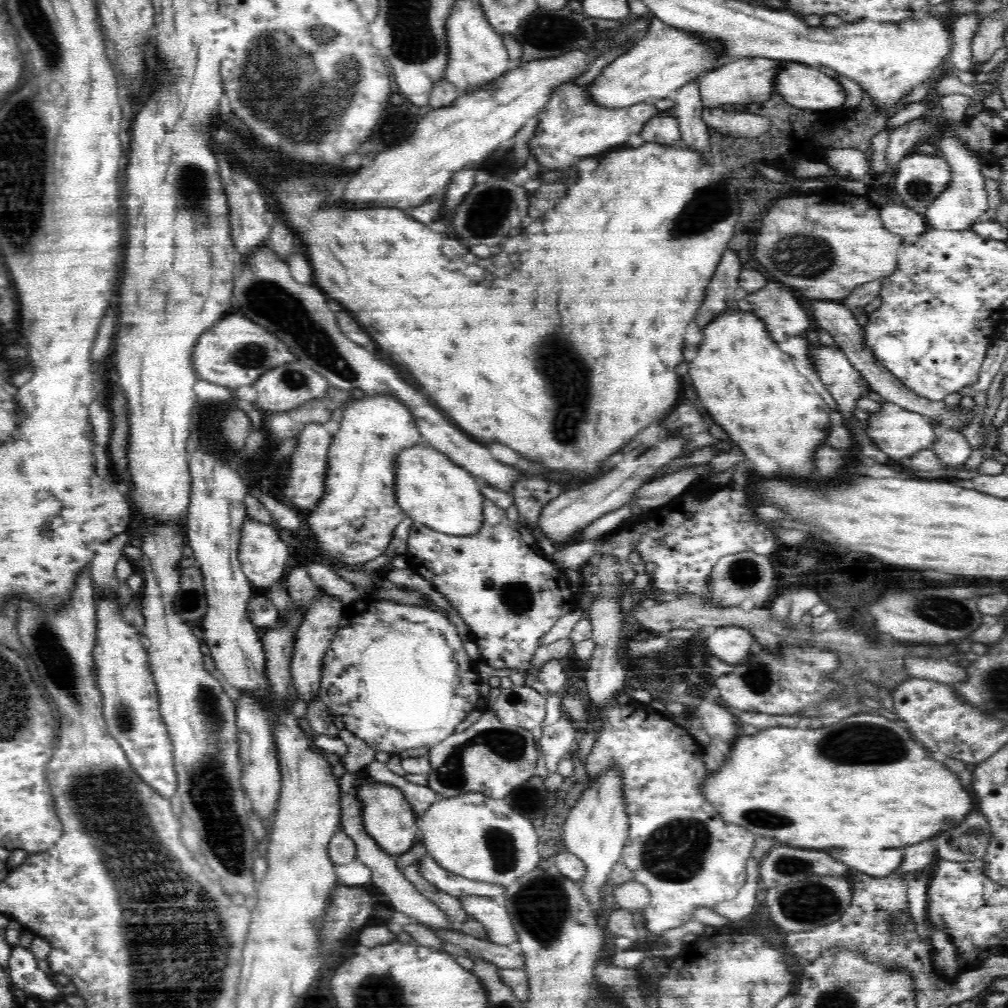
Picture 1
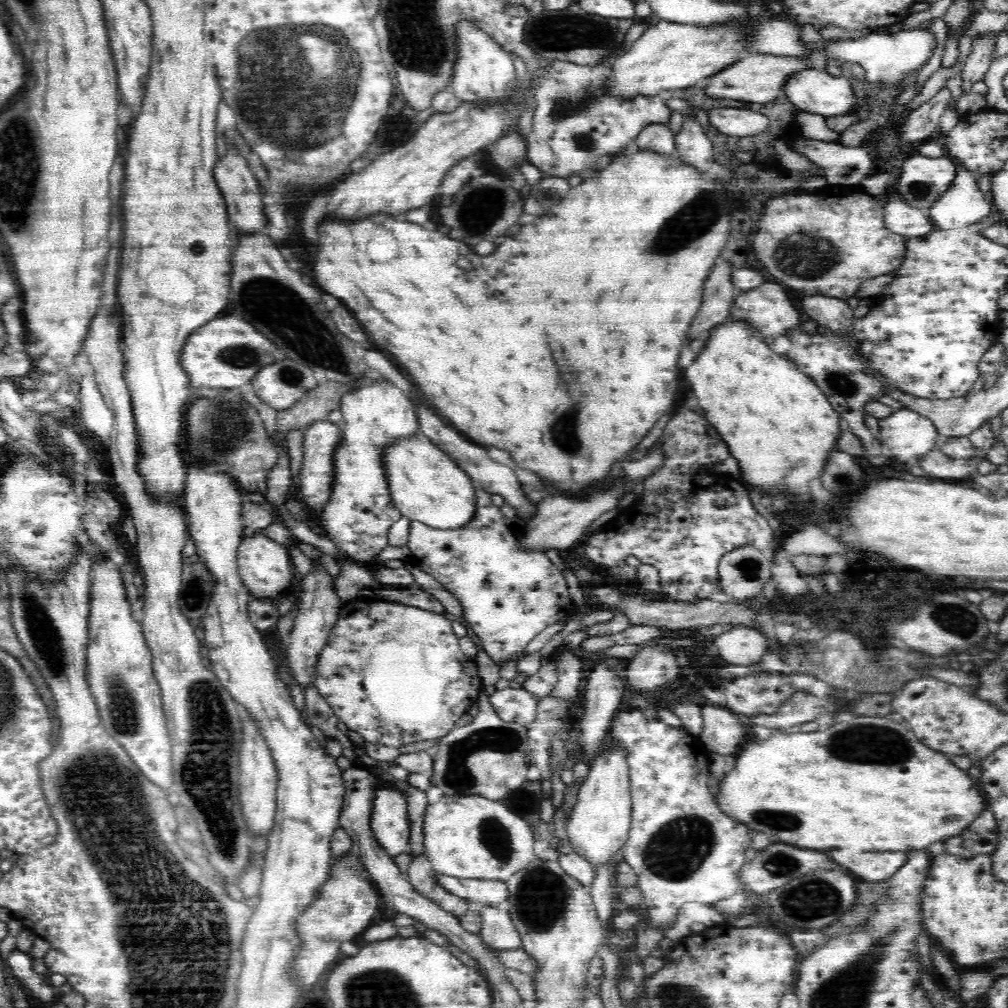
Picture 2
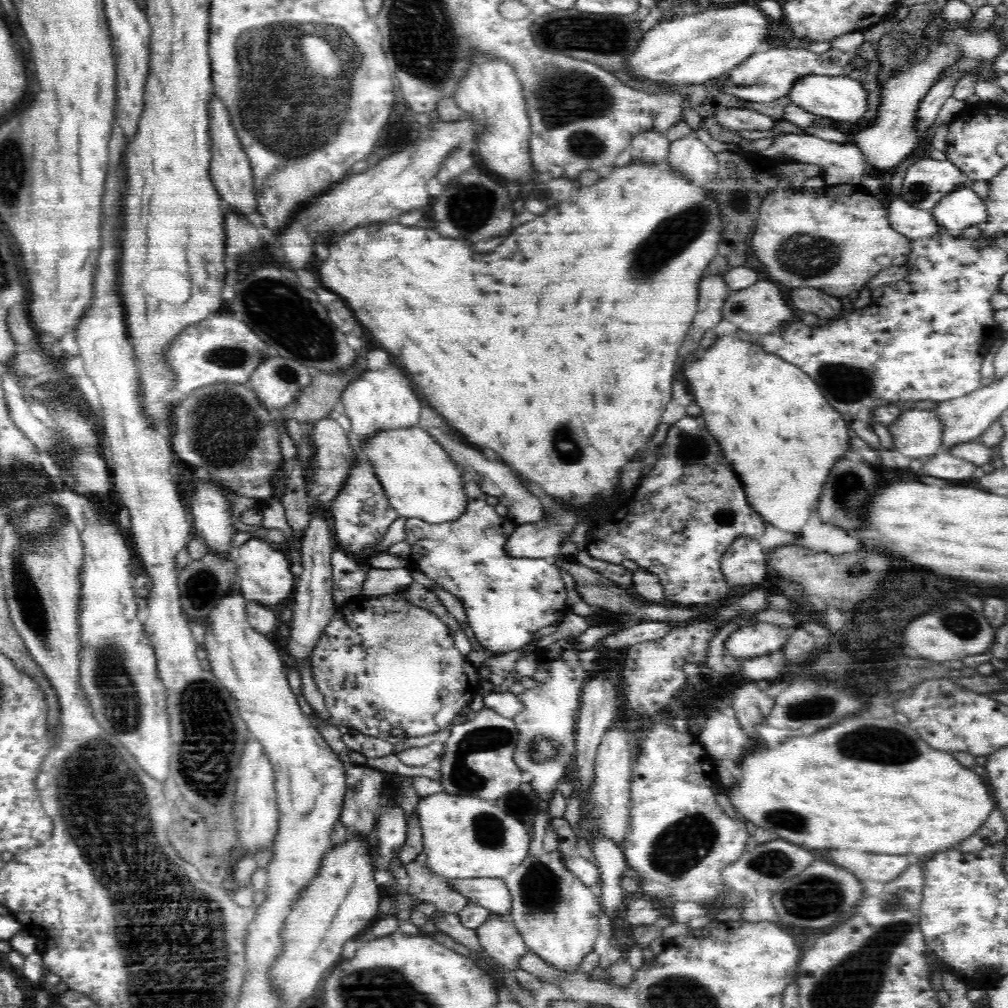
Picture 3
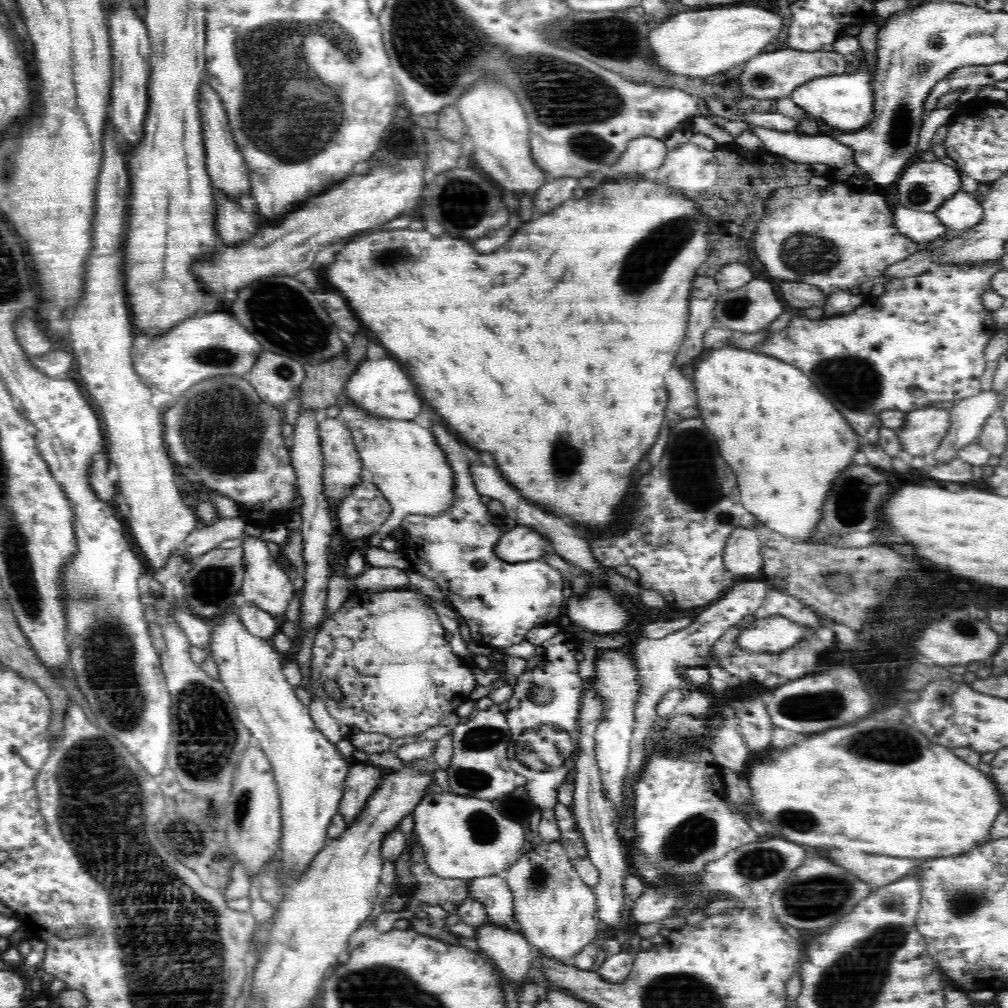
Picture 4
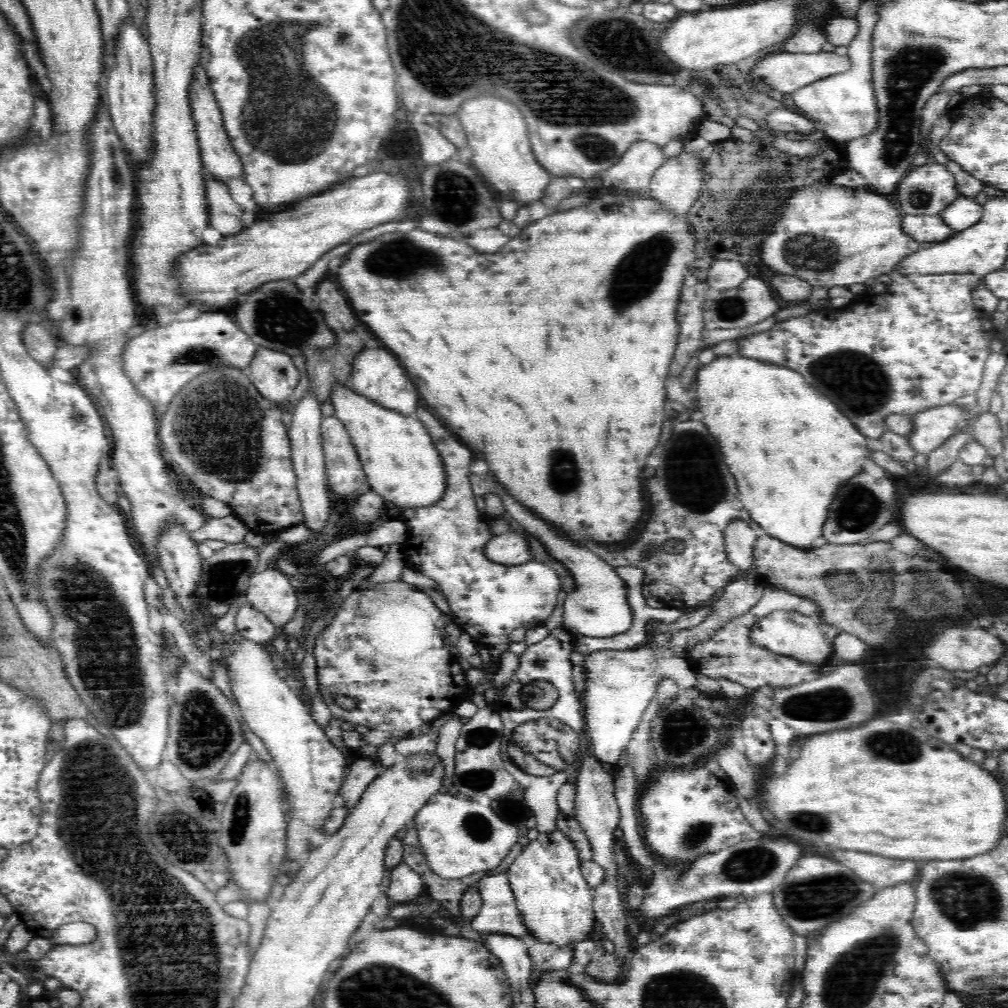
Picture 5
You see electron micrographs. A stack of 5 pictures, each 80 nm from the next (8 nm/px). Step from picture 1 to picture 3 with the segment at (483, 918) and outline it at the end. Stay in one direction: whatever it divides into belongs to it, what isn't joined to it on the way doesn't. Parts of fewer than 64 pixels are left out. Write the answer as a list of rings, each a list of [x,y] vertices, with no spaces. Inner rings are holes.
[[[492,914],[476,929],[476,931],[480,945],[484,947],[485,952],[494,958],[500,966],[503,966],[505,970],[520,973],[519,968],[517,968],[517,960],[520,955],[530,950],[523,941],[522,935],[510,921],[508,915]]]

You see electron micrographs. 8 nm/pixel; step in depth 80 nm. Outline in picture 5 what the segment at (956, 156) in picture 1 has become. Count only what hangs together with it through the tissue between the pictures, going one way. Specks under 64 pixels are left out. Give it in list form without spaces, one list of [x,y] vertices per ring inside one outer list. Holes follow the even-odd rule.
[[[960,194],[957,200],[942,211],[939,216],[957,233],[974,226],[983,214],[983,205],[980,205],[972,197],[965,197]]]

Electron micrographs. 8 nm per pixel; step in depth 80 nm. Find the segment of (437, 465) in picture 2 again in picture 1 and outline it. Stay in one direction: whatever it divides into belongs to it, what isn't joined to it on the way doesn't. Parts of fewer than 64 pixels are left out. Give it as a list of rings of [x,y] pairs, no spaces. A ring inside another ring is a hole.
[[[425,442],[408,446],[395,456],[396,501],[406,516],[444,534],[475,534],[482,526],[484,495],[477,478]]]

